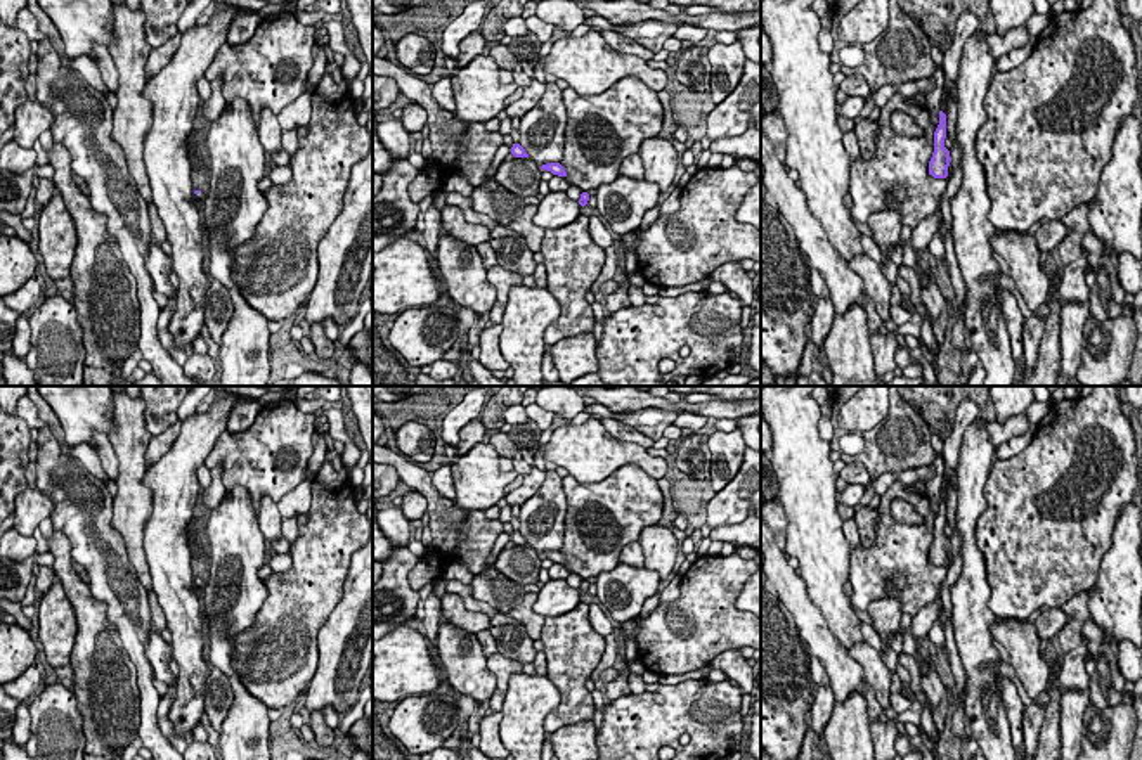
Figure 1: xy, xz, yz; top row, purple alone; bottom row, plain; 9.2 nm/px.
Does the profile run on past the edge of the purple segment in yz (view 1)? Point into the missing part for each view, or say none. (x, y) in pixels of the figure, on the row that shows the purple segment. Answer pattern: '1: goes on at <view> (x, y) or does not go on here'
1: does not go on here

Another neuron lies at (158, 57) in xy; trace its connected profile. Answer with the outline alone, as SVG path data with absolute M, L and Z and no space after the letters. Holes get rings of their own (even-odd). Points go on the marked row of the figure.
M177 33L173 38L170 38L166 43L163 43L158 48L152 48L149 52L147 62L146 62L146 78L152 78L156 76L165 66L170 64L170 61L173 59L178 45L182 40L182 33Z

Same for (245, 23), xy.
M236 7L227 31L227 43L234 47L251 40L262 19L263 17L255 10Z

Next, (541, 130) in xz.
M546 83L539 104L520 118L520 145L539 168L560 163L565 149L567 109L556 83Z

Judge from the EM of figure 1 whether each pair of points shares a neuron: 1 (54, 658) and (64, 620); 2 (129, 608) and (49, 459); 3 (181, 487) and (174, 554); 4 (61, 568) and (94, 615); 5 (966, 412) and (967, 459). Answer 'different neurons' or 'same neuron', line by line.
1: same neuron
2: same neuron
3: same neuron
4: same neuron
5: different neurons

